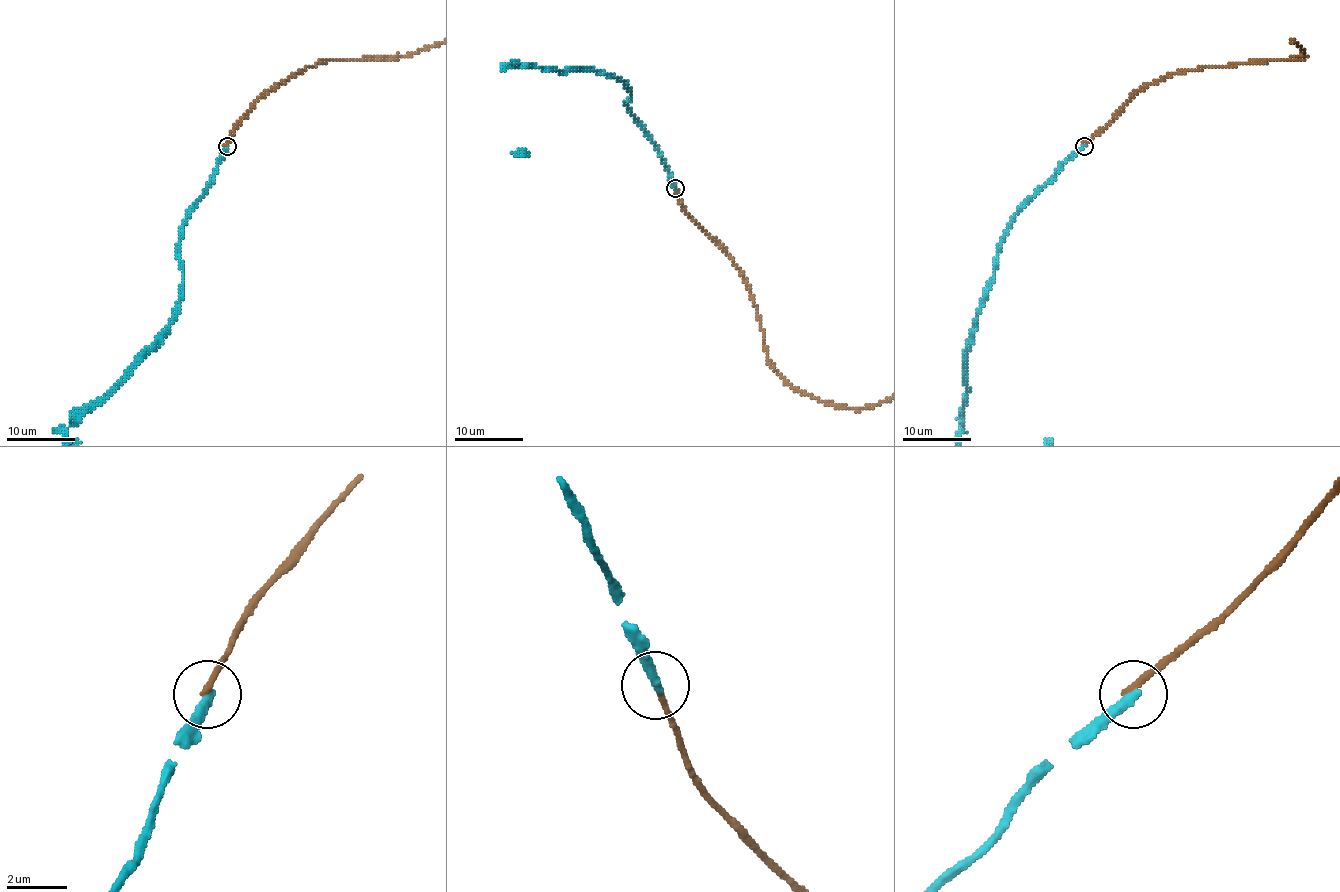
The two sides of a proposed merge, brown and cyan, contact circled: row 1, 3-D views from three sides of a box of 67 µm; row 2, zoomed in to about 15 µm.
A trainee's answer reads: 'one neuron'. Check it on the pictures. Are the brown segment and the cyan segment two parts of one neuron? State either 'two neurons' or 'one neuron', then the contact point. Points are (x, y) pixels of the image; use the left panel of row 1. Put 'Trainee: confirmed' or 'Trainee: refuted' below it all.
two neurons; place (227, 146)
Trainee: refuted

